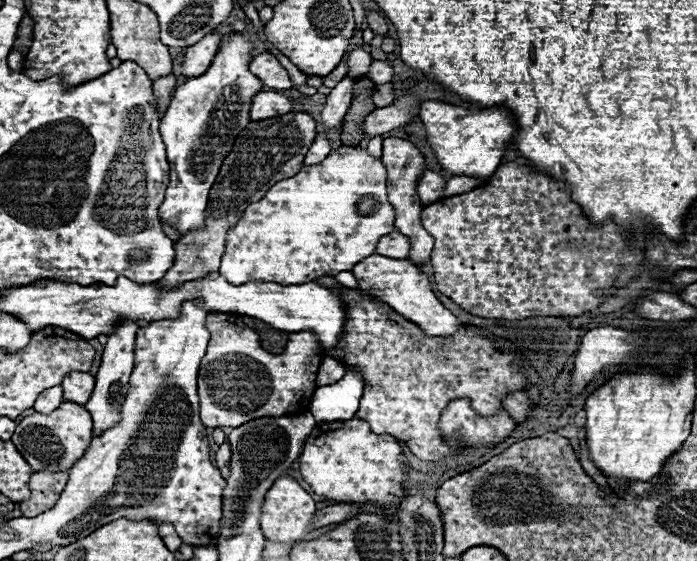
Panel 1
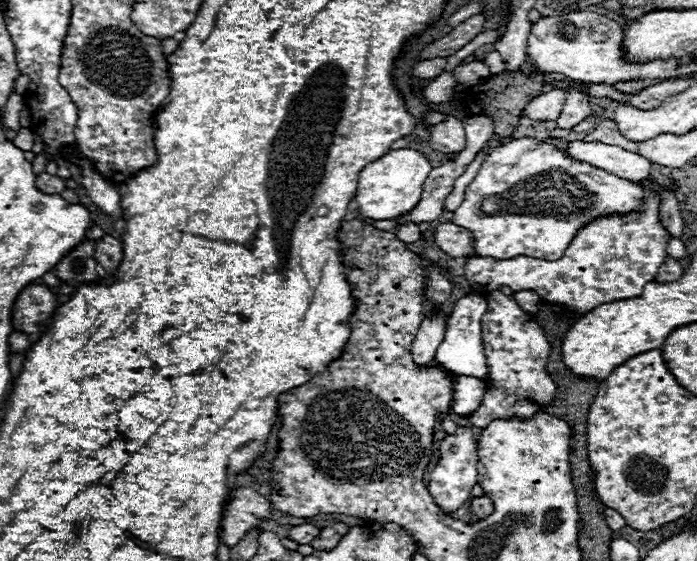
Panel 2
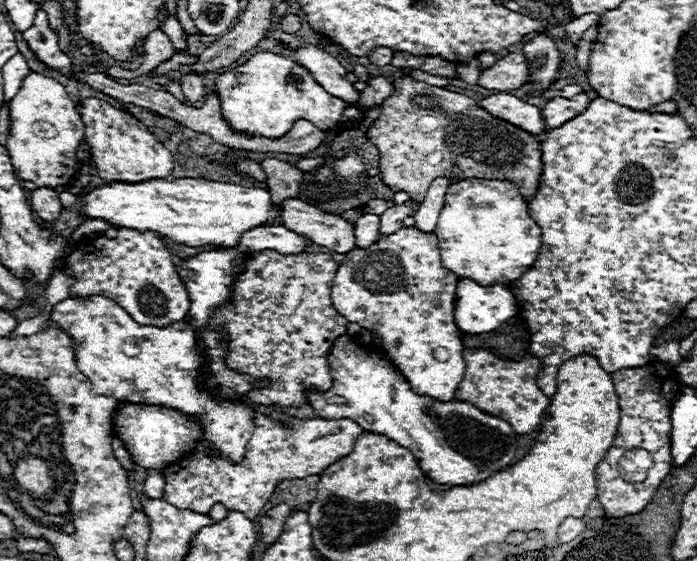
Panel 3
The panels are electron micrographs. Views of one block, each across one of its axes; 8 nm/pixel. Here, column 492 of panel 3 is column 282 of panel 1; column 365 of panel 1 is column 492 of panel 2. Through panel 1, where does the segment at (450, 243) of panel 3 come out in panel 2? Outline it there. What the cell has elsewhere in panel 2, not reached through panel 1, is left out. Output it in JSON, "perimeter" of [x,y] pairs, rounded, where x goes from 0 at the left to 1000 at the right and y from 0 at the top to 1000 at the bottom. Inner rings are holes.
{"perimeter":[[[740,246],[729,257],[709,264],[689,296],[689,307],[671,328],[666,360],[651,374],[648,396],[669,406],[680,421],[680,456],[729,463],[737,456],[763,456],[780,463],[801,463],[809,456],[824,414],[864,381],[901,381],[921,371],[921,339],[887,314],[826,289],[806,275],[792,257],[772,253],[769,246]]]}

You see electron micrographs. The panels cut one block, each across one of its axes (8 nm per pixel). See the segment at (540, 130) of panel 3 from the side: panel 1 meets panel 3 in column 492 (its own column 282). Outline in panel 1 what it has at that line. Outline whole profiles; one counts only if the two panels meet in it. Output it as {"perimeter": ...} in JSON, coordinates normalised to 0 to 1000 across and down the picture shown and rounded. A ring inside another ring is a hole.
{"perimeter":[[[373,164],[364,175],[367,178],[362,178],[362,193],[359,193],[362,214],[382,214],[419,200],[419,182],[399,164]]]}

